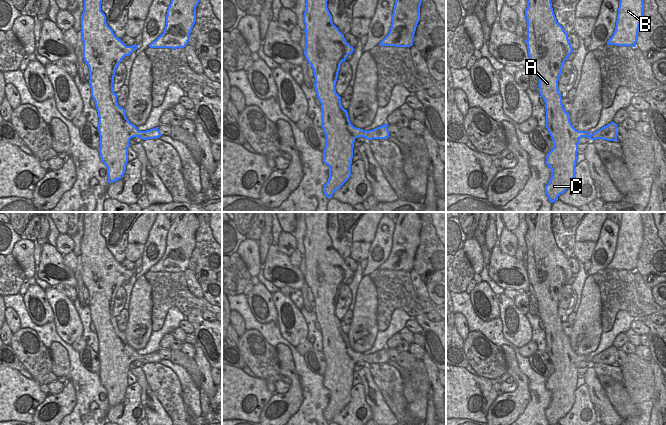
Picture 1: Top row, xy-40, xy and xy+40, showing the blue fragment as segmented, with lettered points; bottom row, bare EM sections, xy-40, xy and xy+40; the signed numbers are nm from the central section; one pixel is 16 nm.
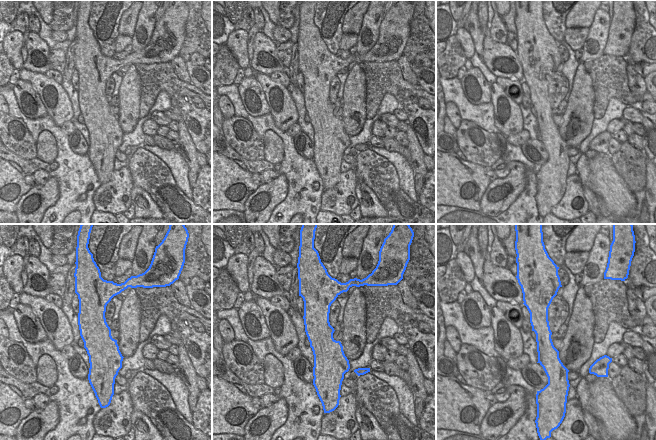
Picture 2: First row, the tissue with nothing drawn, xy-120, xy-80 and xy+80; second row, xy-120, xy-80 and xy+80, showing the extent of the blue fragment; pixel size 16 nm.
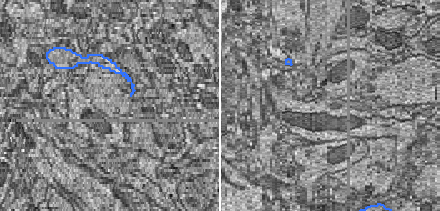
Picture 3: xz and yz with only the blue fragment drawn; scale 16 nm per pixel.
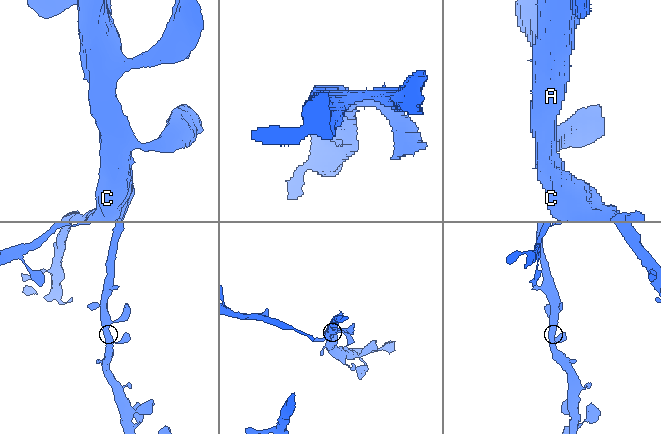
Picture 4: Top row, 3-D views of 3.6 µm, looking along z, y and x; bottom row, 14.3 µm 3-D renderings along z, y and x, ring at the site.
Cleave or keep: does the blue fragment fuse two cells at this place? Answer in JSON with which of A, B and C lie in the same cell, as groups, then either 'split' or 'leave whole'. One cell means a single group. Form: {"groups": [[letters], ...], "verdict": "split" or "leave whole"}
{"groups": [["A", "B", "C"]], "verdict": "leave whole"}

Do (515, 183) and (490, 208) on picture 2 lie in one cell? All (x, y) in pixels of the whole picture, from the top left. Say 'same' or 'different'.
same

